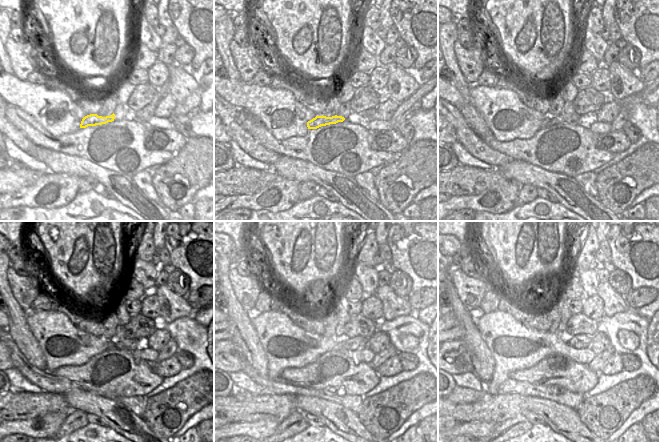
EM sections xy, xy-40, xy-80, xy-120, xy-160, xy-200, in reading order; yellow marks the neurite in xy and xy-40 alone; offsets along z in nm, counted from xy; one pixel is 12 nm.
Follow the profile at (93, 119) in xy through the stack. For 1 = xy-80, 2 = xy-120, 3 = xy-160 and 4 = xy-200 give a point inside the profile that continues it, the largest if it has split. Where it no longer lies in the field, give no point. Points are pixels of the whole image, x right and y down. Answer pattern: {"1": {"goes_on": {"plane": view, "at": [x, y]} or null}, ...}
{"1": {"goes_on": {"plane": "xy-80", "at": [549, 121]}}, "2": {"goes_on": {"plane": "xy-120", "at": [129, 343]}}, "3": {"goes_on": {"plane": "xy-160", "at": [358, 342]}}, "4": {"goes_on": {"plane": "xy-200", "at": [581, 341]}}}

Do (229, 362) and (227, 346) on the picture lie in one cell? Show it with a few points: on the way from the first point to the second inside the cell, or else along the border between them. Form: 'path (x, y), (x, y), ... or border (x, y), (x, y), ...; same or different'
path (229, 358), (227, 350); same

